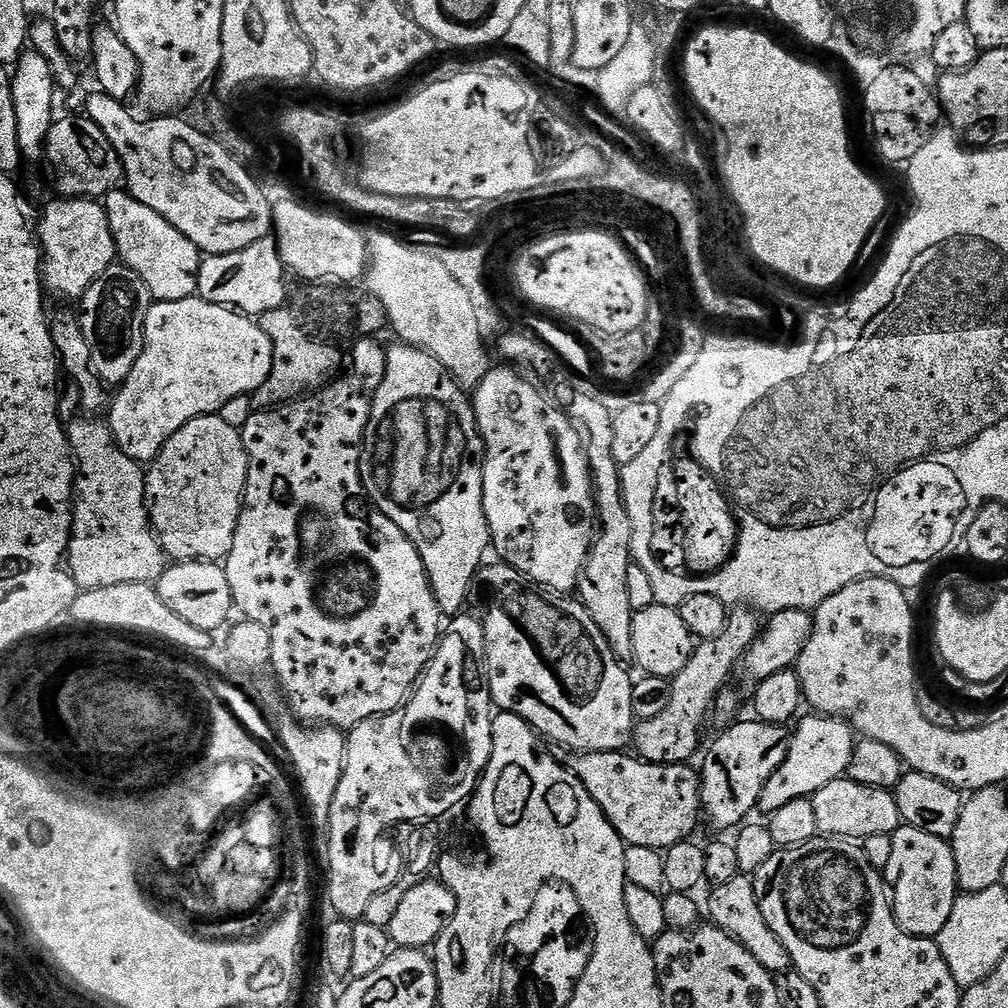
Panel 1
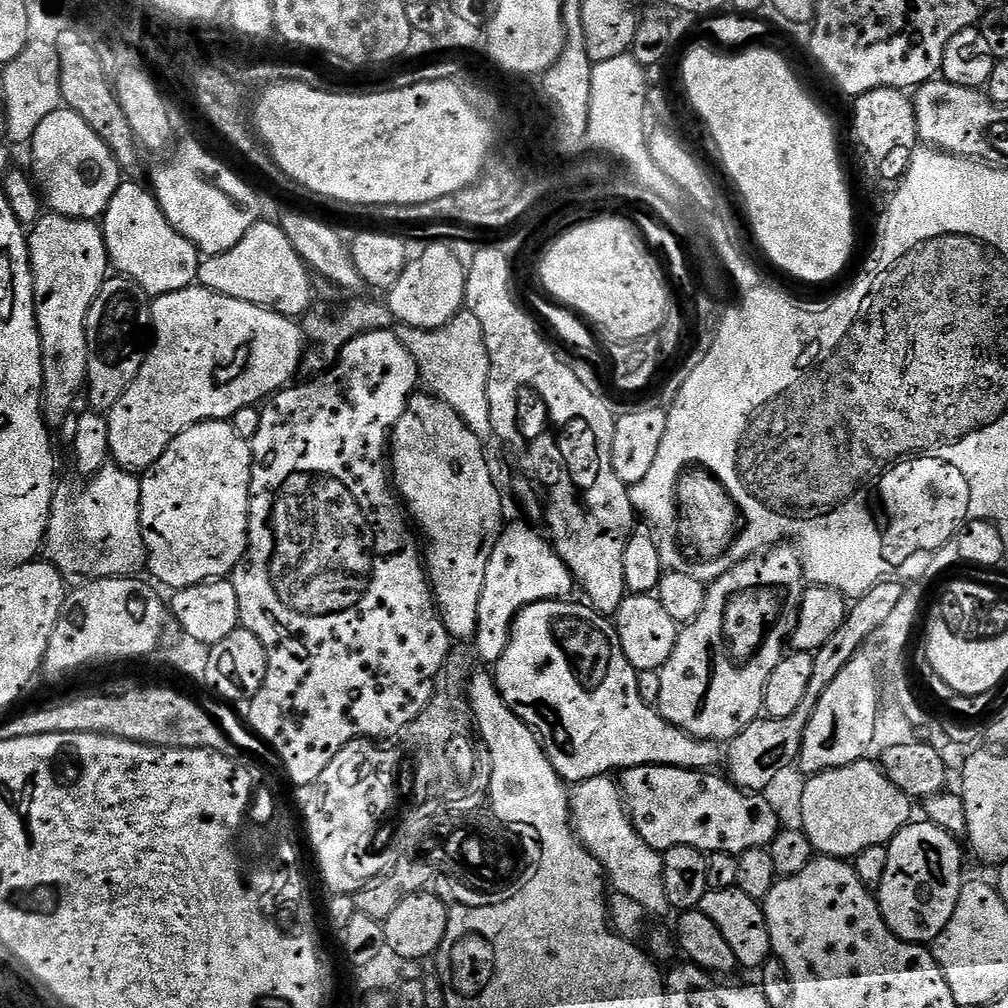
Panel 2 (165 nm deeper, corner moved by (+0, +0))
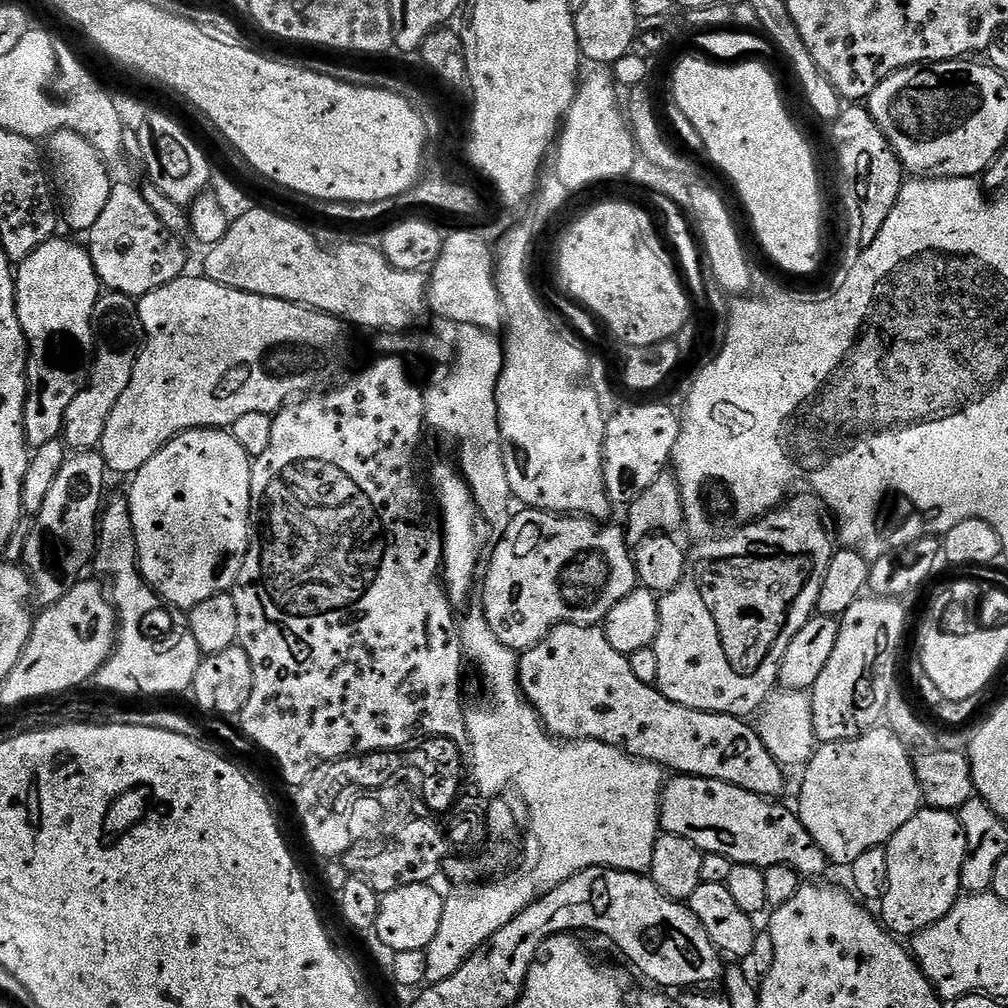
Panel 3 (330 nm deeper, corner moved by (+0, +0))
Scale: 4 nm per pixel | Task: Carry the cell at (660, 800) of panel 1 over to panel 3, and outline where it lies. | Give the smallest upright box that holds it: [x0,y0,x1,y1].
[660,774,830,878]

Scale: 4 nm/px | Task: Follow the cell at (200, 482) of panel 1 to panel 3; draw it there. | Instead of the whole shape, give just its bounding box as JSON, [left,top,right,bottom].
[126,428,254,610]

